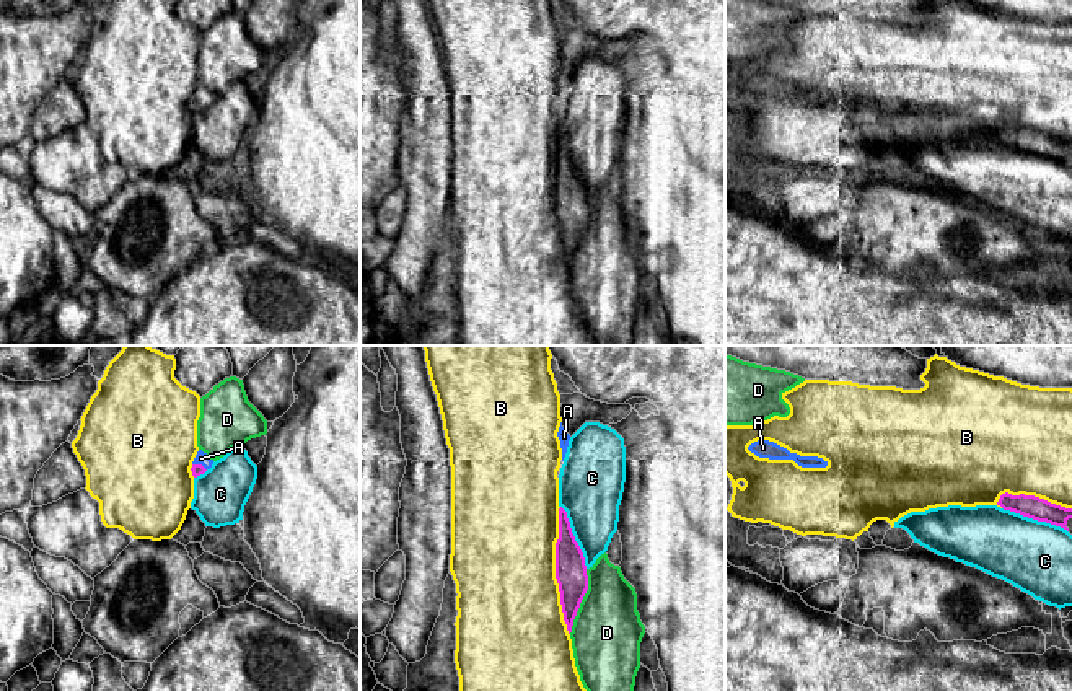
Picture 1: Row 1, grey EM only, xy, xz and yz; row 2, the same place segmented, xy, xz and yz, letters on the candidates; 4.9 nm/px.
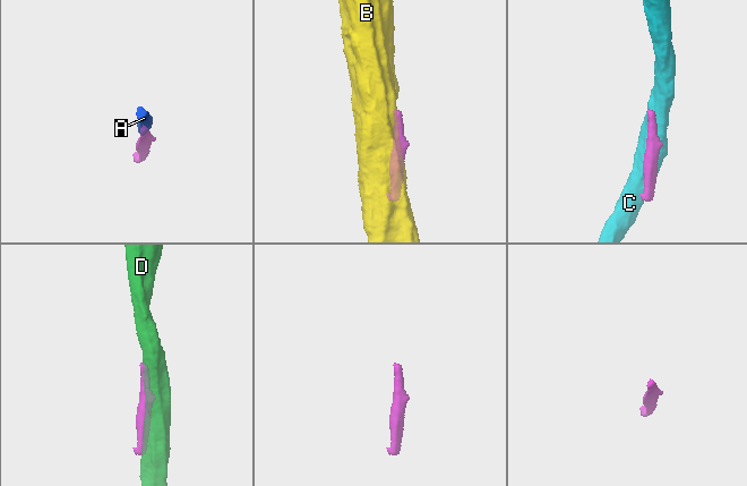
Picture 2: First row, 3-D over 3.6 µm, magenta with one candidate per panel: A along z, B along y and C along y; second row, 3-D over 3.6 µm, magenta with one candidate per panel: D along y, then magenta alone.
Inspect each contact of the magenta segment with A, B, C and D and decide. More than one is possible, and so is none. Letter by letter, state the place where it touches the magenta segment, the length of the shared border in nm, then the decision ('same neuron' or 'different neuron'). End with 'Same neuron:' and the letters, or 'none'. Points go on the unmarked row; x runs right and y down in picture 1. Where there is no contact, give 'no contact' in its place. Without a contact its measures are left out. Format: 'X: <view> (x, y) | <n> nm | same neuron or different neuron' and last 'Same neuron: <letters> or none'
A: xy (199, 100) | 80 nm | same neuron
B: xz (556, 206) | 650 nm | different neuron
C: yz (1035, 154) | 340 nm | different neuron
D: xz (580, 237) | 340 nm | different neuron
Same neuron: A

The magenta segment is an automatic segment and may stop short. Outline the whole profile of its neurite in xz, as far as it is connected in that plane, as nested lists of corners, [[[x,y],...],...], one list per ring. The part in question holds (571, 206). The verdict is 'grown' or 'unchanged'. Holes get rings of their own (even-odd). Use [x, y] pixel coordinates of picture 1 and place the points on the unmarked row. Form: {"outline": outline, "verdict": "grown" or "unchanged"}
{"outline": [[[559,143],[559,174],[556,178],[556,213],[560,227],[560,240],[569,269],[580,238],[588,225],[588,210],[583,187],[567,153],[567,147]]], "verdict": "unchanged"}

